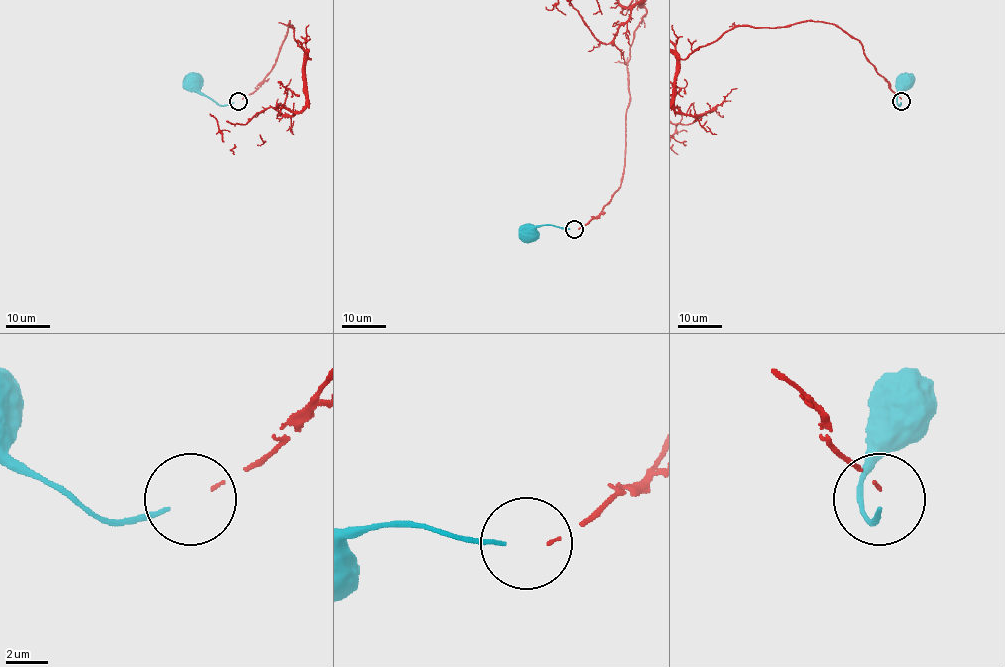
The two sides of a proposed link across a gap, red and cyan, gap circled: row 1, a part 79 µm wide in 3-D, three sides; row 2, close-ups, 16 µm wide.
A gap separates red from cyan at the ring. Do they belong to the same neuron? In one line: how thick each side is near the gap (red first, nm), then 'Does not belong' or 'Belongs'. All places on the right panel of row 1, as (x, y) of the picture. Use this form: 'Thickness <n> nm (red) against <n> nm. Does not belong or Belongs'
Thickness 160 nm (red) against 200 nm. Belongs

